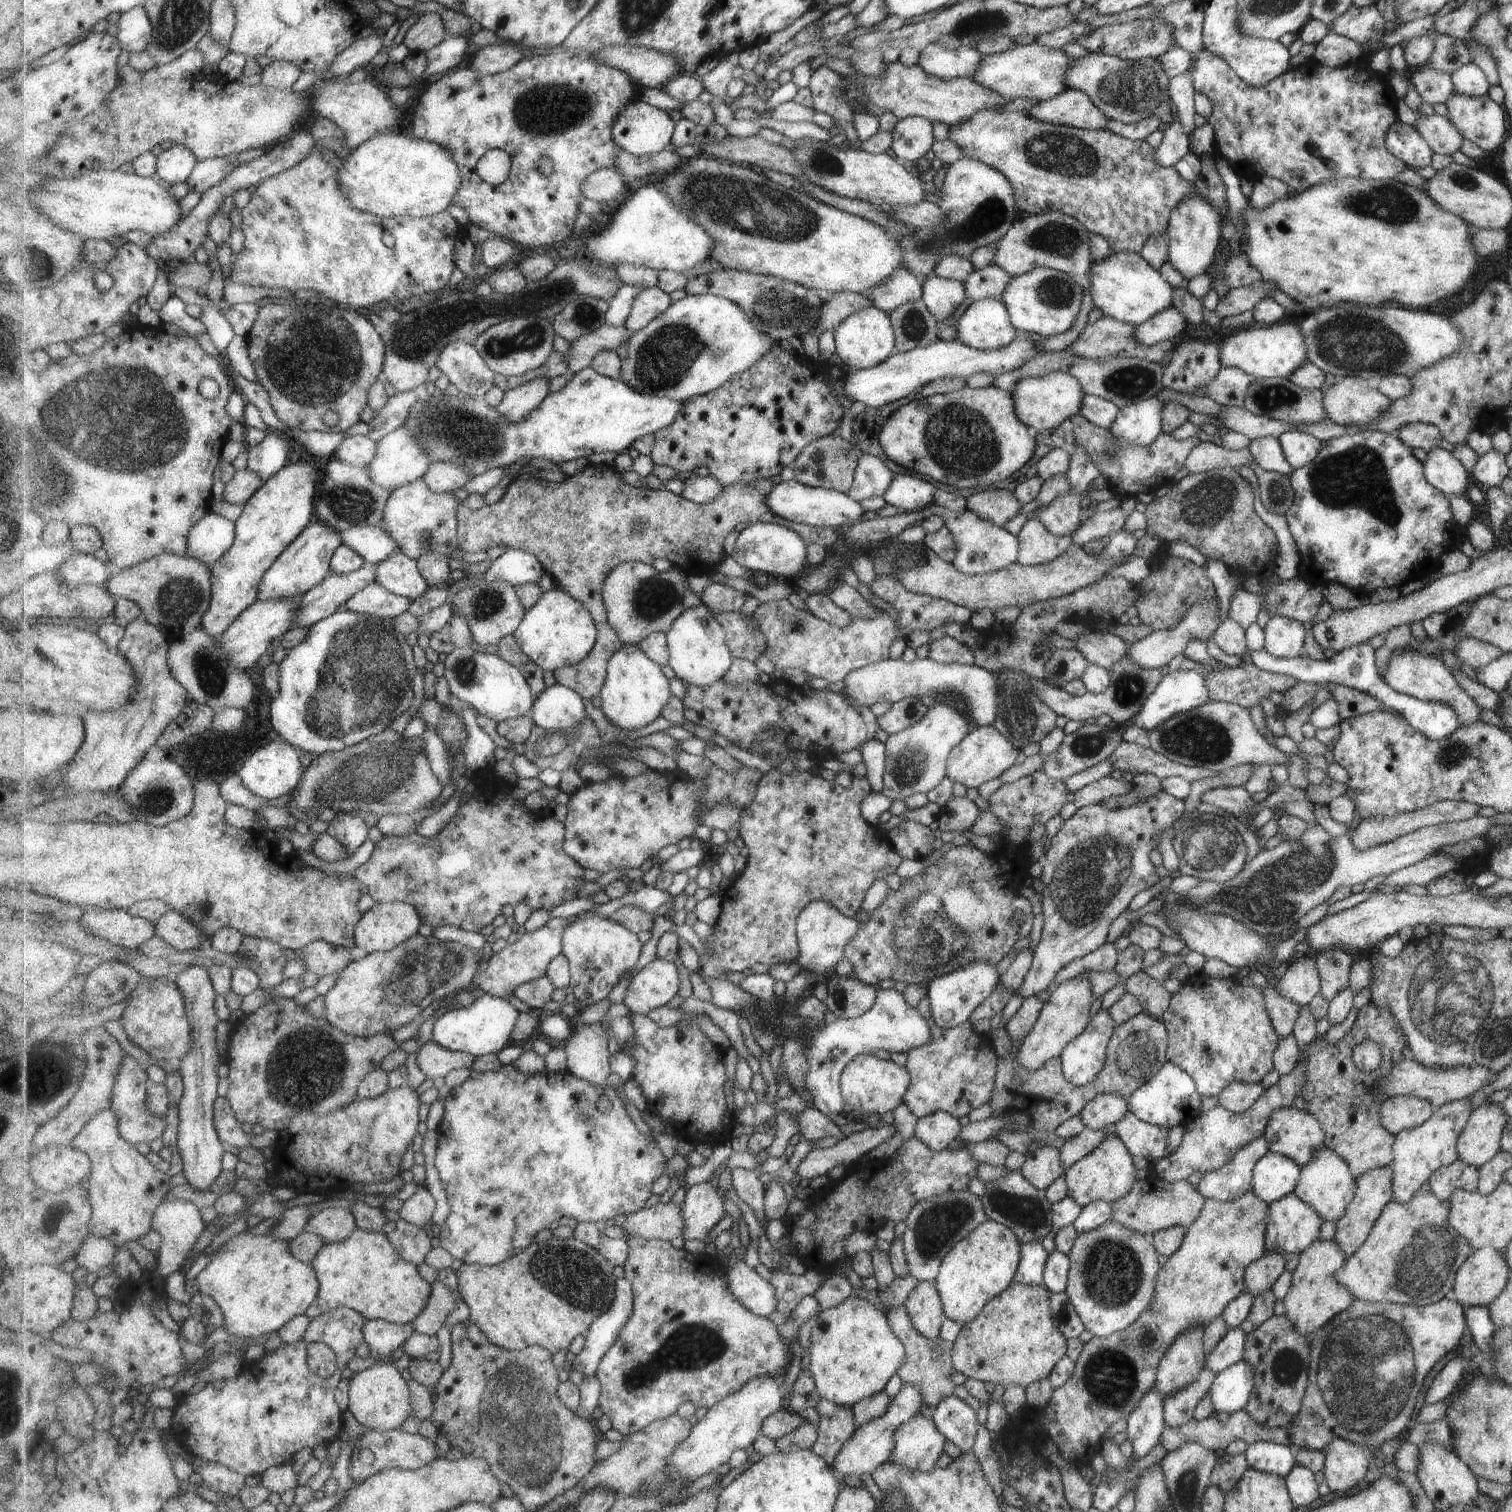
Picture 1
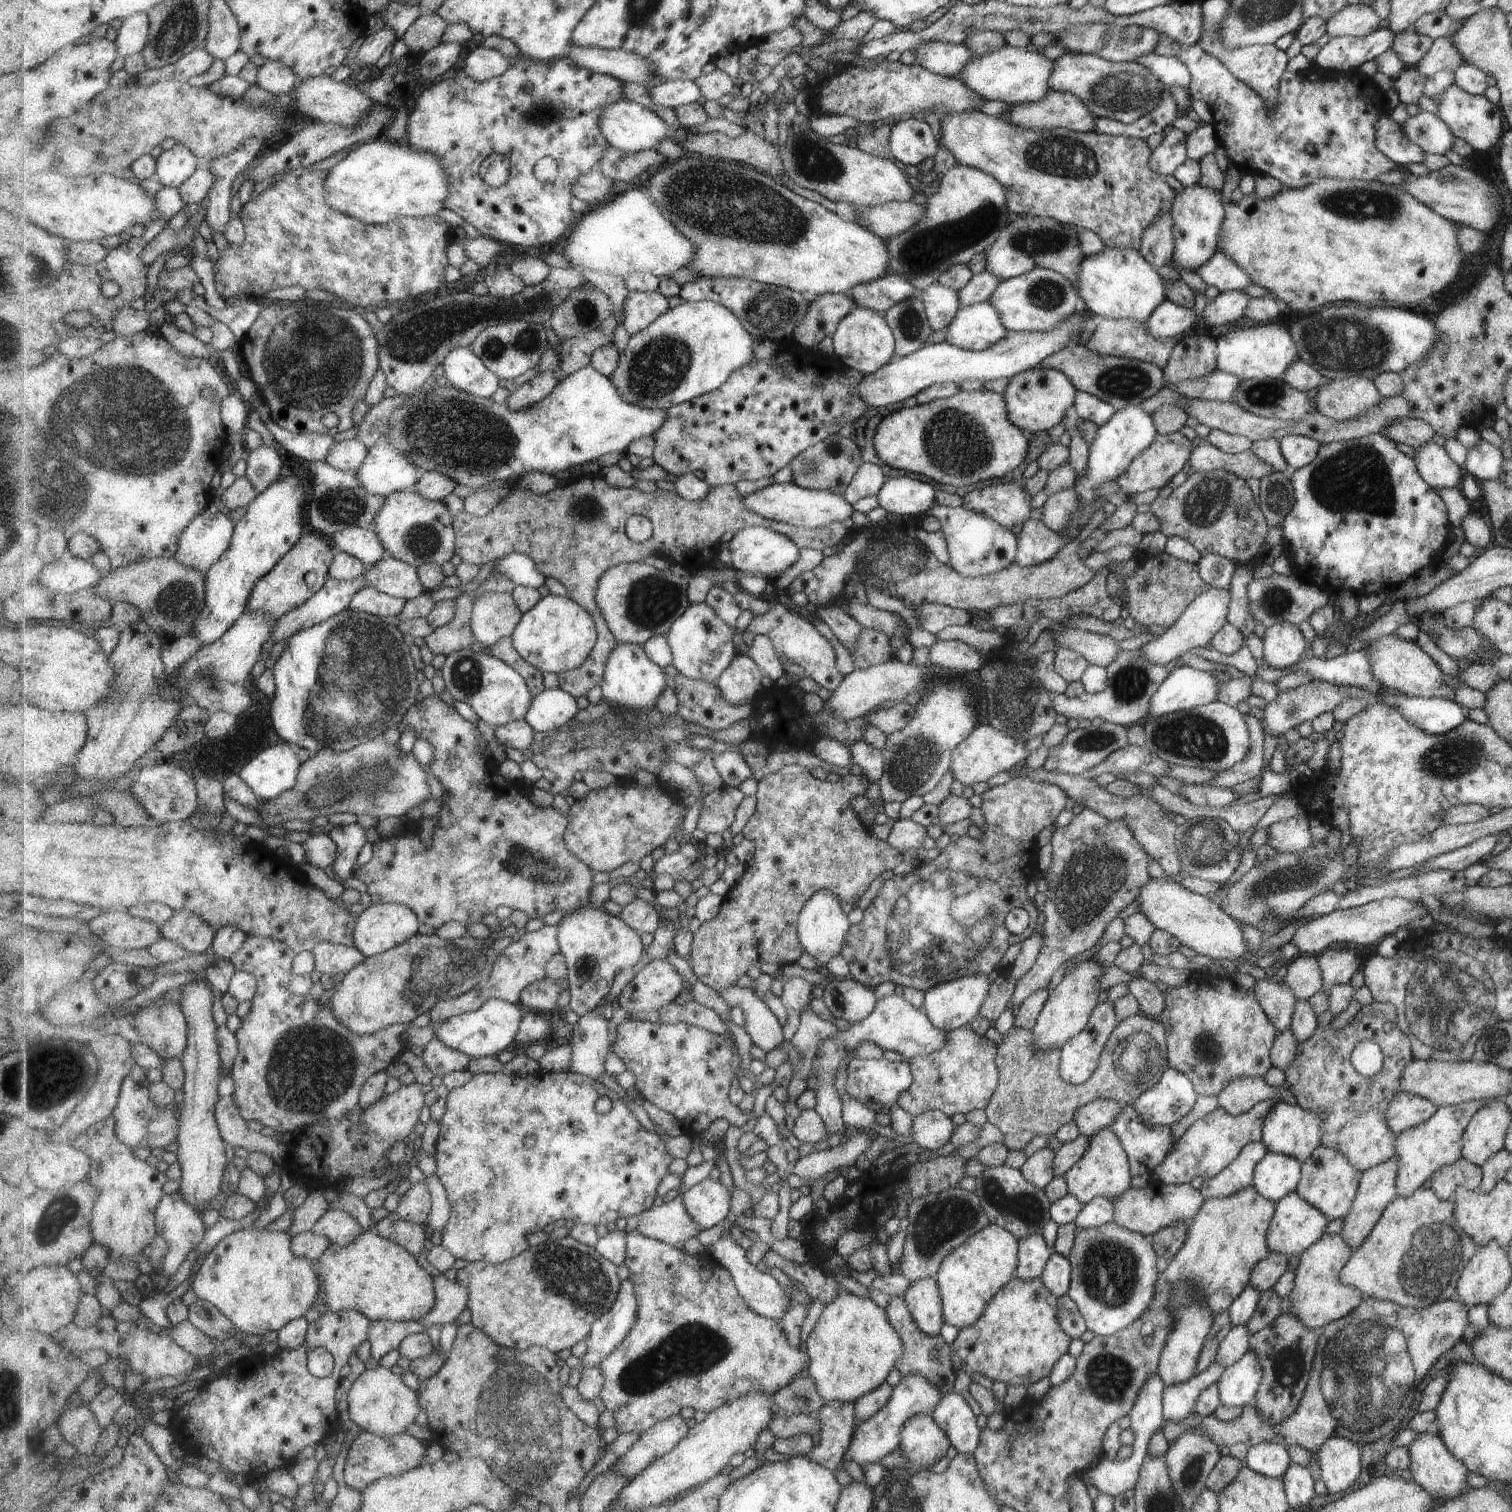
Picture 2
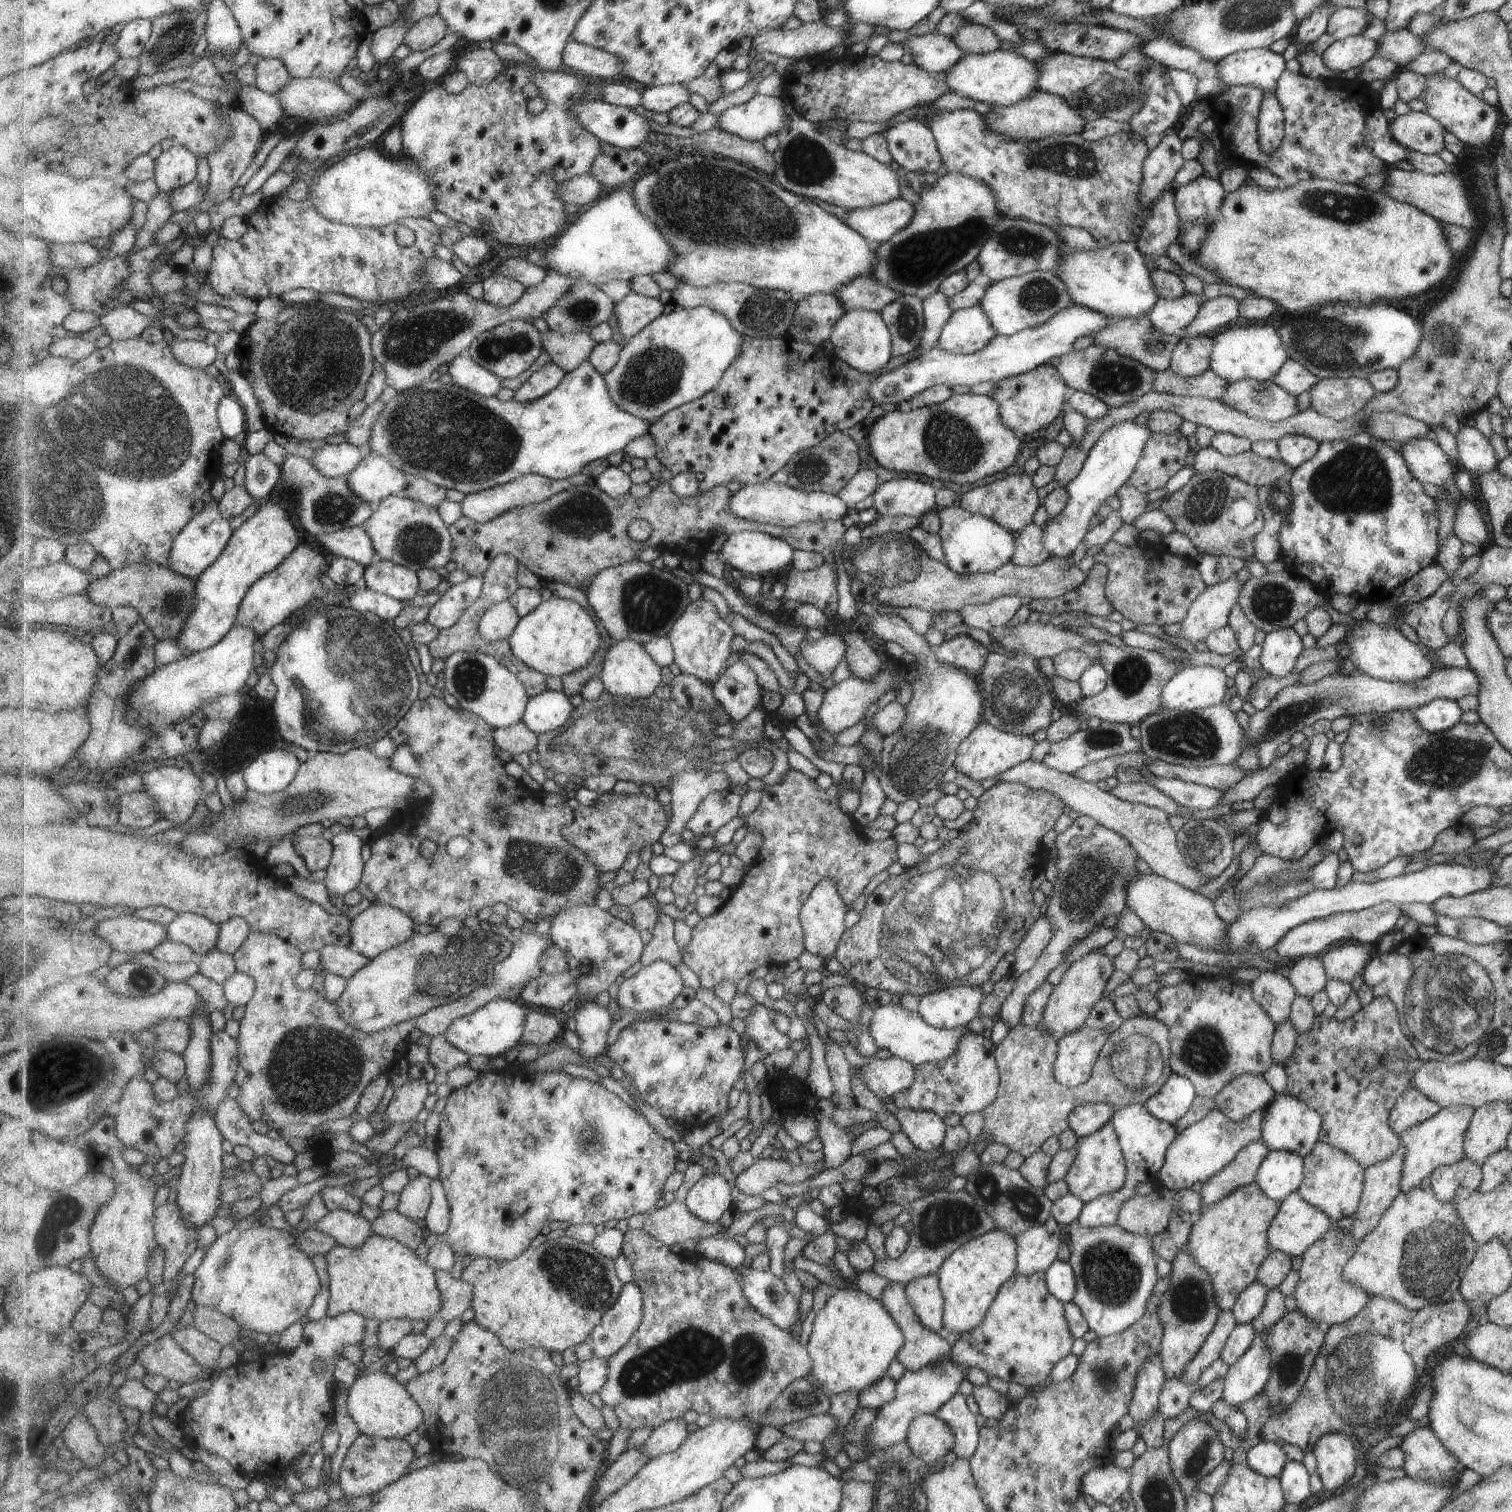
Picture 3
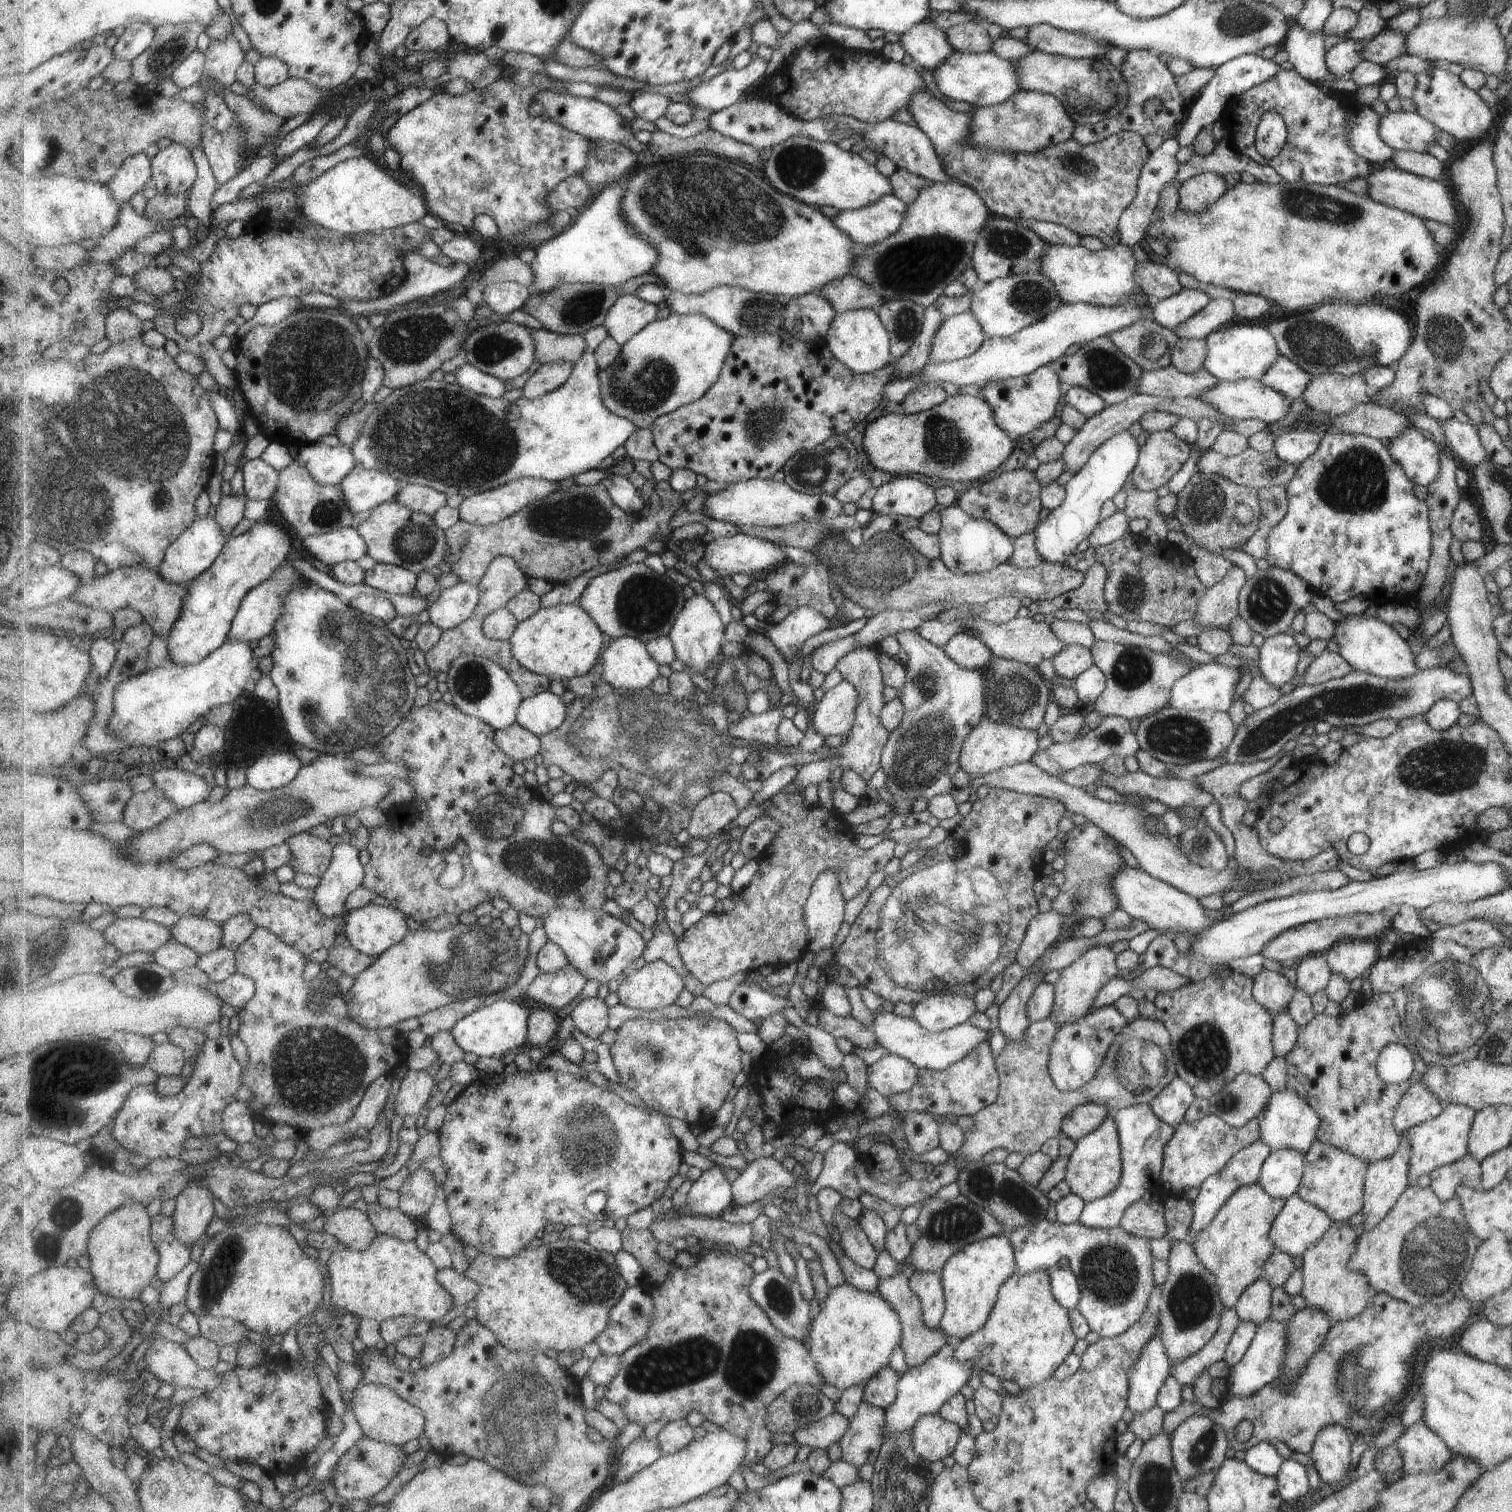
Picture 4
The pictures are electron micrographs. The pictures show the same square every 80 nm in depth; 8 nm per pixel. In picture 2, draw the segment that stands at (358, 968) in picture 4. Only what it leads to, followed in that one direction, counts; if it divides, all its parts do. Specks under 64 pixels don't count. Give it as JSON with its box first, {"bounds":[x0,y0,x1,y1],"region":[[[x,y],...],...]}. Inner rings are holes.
{"bounds":[312,941,366,975],"region":[[[327,941],[317,944],[312,951],[316,958],[316,970],[322,975],[346,975],[366,959],[363,952],[355,946],[348,947]]]}

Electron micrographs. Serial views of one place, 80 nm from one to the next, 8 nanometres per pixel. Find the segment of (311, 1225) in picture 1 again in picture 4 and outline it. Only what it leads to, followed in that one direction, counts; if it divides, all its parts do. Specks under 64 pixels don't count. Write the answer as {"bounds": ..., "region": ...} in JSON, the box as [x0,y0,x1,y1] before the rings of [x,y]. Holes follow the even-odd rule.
{"bounds":[324,1207,379,1250],"region":[[[346,1207],[327,1216],[324,1230],[338,1237],[346,1248],[367,1250],[379,1234],[367,1212]]]}

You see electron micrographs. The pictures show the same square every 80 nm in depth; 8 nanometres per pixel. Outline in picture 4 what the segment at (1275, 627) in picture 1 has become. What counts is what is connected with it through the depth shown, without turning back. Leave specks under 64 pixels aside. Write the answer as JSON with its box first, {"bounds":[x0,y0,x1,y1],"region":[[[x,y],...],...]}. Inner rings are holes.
{"bounds":[1258,632,1300,689],"region":[[[1288,632],[1264,639],[1258,649],[1258,670],[1269,686],[1279,689],[1295,676],[1300,648]]]}

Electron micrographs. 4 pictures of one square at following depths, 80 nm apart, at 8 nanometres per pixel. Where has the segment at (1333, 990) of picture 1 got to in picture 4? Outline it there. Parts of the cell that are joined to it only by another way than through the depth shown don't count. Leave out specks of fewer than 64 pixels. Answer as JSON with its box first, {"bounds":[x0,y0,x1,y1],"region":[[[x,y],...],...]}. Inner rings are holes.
{"bounds":[1323,939,1377,981],"region":[[[1345,939],[1333,943],[1323,953],[1330,971],[1342,974],[1348,981],[1365,976],[1377,960],[1377,948],[1369,939]]]}

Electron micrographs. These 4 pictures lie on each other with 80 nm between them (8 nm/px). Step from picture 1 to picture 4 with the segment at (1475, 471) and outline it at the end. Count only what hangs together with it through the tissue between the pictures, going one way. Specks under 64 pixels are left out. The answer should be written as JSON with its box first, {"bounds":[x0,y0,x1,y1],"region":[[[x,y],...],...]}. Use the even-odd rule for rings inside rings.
{"bounds":[1437,417,1487,468],"region":[[[1455,417],[1437,422],[1445,437],[1446,449],[1454,452],[1459,460],[1463,460],[1465,464],[1473,468],[1487,459],[1473,425],[1460,423]]]}

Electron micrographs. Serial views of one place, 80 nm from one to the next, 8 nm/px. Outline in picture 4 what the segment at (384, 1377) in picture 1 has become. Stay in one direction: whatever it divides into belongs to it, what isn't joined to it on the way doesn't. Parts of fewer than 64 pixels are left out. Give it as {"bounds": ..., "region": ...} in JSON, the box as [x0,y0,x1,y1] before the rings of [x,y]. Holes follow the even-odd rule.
{"bounds":[353,1383,426,1446],"region":[[[377,1383],[358,1384],[353,1392],[353,1412],[363,1434],[390,1445],[405,1446],[426,1432],[426,1413],[406,1401],[395,1389]]]}

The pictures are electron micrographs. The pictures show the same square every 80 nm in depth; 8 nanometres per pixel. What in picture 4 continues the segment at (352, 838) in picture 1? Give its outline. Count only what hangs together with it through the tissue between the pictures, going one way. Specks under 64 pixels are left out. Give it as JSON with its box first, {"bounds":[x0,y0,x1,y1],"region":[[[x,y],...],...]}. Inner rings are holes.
{"bounds":[313,843,366,917],"region":[[[348,843],[334,846],[334,857],[320,884],[315,888],[313,902],[328,917],[343,916],[350,894],[364,884],[366,868],[359,860],[361,852]]]}

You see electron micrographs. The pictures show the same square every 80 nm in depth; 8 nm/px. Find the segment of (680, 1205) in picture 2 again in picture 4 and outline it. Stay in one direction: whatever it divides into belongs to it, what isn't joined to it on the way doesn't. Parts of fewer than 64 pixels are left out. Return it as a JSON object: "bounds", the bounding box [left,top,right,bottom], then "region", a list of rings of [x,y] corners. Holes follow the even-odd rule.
{"bounds":[649,1207,753,1253],"region":[[[675,1207],[661,1218],[661,1221],[657,1220],[649,1227],[659,1243],[671,1244],[675,1238],[684,1238],[688,1241],[733,1245],[742,1253],[753,1244],[751,1223],[731,1223],[711,1217],[680,1215]]]}

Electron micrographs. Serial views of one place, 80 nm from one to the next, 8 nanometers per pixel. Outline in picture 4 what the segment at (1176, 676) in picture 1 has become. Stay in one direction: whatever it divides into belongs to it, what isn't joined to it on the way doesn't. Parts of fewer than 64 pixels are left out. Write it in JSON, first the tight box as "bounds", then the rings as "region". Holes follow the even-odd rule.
{"bounds":[1168,662,1245,713],"region":[[[1217,662],[1197,665],[1187,674],[1173,682],[1170,688],[1168,706],[1184,711],[1217,711],[1227,713],[1232,704],[1235,686],[1241,680],[1245,667],[1229,667]]]}

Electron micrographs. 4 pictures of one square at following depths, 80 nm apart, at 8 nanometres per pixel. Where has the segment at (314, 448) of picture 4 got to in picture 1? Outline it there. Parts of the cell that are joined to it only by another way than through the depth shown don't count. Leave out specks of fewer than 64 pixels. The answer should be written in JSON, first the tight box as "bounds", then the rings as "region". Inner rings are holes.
{"bounds":[332,435,378,467],"region":[[[353,435],[345,438],[337,447],[332,459],[356,467],[366,467],[376,457],[377,451],[378,442],[365,435]]]}

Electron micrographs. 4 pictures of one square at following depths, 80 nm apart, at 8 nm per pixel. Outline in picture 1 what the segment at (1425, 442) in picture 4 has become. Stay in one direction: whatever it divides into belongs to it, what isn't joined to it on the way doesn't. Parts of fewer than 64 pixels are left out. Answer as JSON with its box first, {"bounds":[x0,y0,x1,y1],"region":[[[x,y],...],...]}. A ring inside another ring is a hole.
{"bounds":[1422,446,1472,495],"region":[[[1438,446],[1426,452],[1422,469],[1430,486],[1448,495],[1463,495],[1472,483],[1469,472],[1459,464],[1457,455]]]}

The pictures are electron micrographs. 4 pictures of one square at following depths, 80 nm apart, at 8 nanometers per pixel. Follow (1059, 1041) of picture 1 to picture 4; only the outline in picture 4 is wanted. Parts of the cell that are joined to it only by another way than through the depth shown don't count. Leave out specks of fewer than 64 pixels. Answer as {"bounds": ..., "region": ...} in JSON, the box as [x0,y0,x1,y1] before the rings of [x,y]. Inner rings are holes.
{"bounds":[1048,945,1118,1026],"region":[[[1095,945],[1085,949],[1073,962],[1058,970],[1054,985],[1054,1004],[1048,1016],[1057,1026],[1082,1018],[1089,1012],[1101,988],[1113,979],[1118,970],[1117,956],[1110,945]]]}

